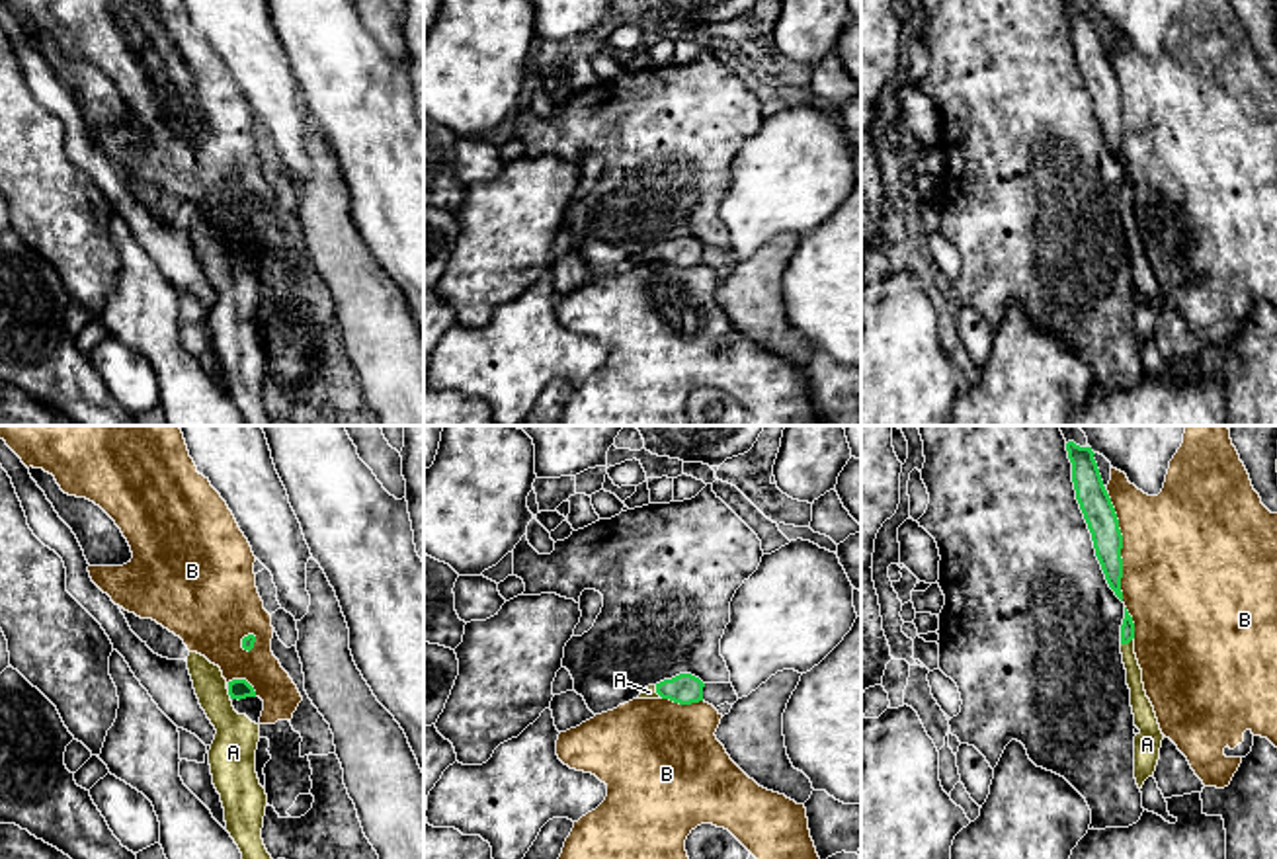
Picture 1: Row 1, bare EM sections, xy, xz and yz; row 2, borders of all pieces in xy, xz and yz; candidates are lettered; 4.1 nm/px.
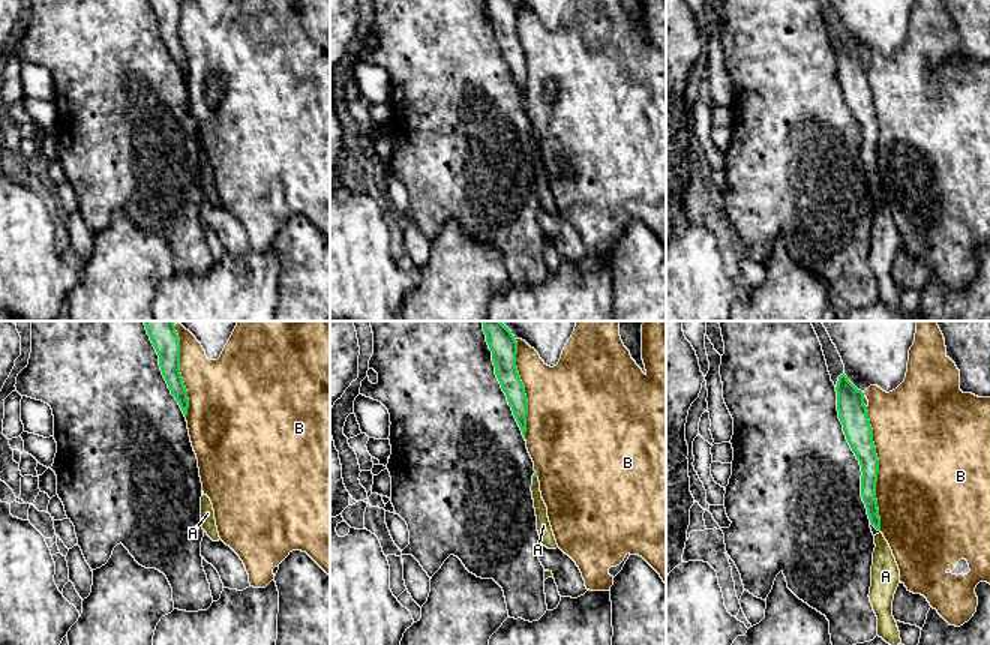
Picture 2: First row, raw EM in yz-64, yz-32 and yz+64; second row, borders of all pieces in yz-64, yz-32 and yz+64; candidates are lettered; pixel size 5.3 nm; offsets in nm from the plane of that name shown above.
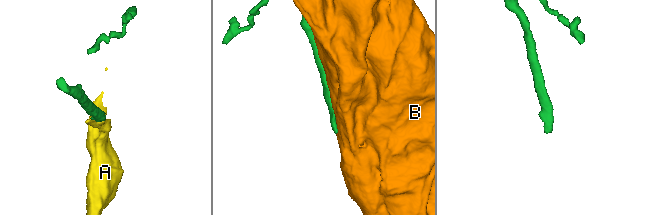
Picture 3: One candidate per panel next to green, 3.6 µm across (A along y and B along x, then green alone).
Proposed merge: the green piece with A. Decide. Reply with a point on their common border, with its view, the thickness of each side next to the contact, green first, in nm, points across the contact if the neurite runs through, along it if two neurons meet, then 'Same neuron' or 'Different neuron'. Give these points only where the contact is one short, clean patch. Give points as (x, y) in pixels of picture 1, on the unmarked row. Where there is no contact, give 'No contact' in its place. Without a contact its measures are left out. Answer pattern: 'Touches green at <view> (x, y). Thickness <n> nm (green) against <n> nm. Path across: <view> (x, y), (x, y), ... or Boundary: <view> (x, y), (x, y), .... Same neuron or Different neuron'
Touches green at yz (1125, 205). Thickness 60 nm (green) against 80 nm. Path across: yz (1127, 192), (1125, 205), (1139, 264). Same neuron

